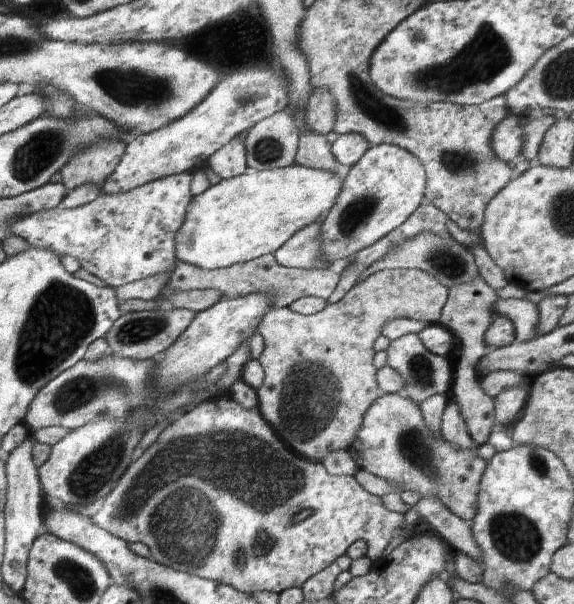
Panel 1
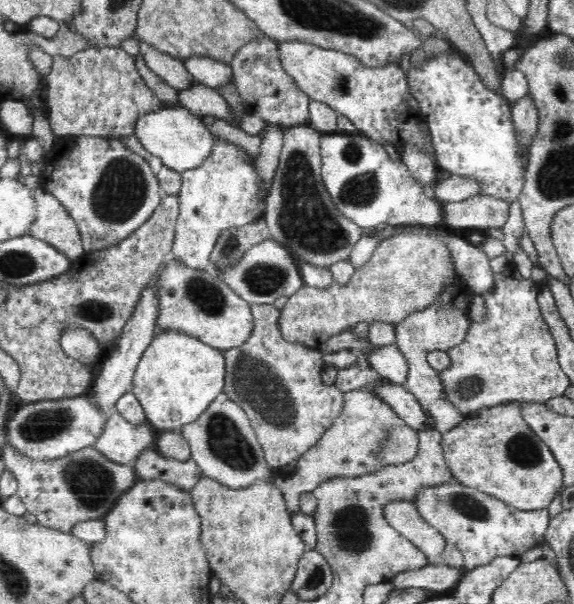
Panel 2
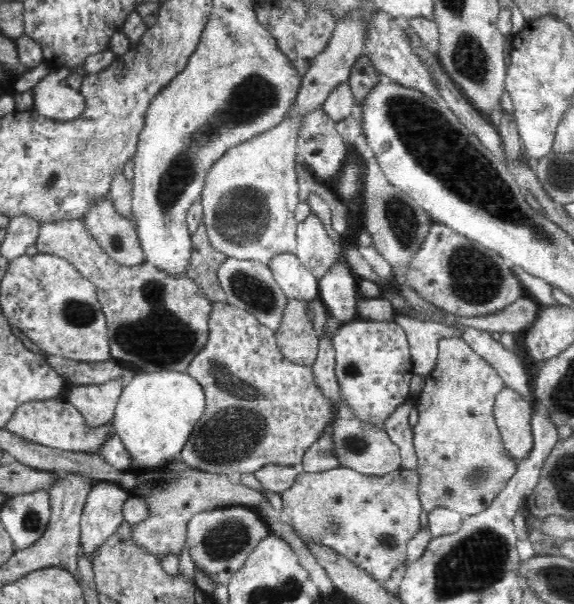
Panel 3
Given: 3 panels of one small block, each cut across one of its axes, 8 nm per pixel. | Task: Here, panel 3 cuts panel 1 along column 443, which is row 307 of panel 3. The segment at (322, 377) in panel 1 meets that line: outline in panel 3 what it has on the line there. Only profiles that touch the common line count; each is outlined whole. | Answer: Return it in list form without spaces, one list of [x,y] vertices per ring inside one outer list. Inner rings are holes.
[[[288,299],[282,320],[275,332],[280,352],[290,362],[313,366],[319,349],[319,340],[306,306],[309,300]]]

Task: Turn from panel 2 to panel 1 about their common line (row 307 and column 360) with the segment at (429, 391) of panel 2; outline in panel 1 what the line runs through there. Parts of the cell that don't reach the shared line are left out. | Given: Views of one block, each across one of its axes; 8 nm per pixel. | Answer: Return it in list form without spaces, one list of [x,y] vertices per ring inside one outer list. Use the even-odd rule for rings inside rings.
[[[390,393],[378,396],[374,400],[374,404],[368,407],[362,418],[362,426],[360,426],[356,438],[350,442],[347,451],[352,455],[359,470],[366,470],[374,476],[387,479],[392,486],[398,488],[399,492],[412,490],[412,492],[418,492],[422,498],[426,498],[426,496],[436,498],[456,516],[472,523],[478,512],[480,479],[486,470],[487,462],[476,454],[476,450],[458,450],[450,444],[451,442],[446,442],[441,434],[432,432],[426,426],[418,404],[404,398],[401,393]]]

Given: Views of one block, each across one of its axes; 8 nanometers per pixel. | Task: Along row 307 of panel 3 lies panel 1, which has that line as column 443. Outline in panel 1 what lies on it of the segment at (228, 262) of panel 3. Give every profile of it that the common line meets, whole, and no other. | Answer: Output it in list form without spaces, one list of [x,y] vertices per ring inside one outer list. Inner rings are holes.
[[[424,232],[420,236],[414,236],[410,240],[406,240],[402,246],[396,246],[394,250],[390,250],[382,260],[378,260],[372,266],[361,274],[356,284],[364,281],[368,276],[382,269],[416,269],[422,270],[436,278],[442,286],[450,289],[458,284],[472,282],[476,276],[479,276],[478,268],[476,268],[475,258],[469,247],[460,244],[454,237],[442,238],[438,234],[430,234]]]

